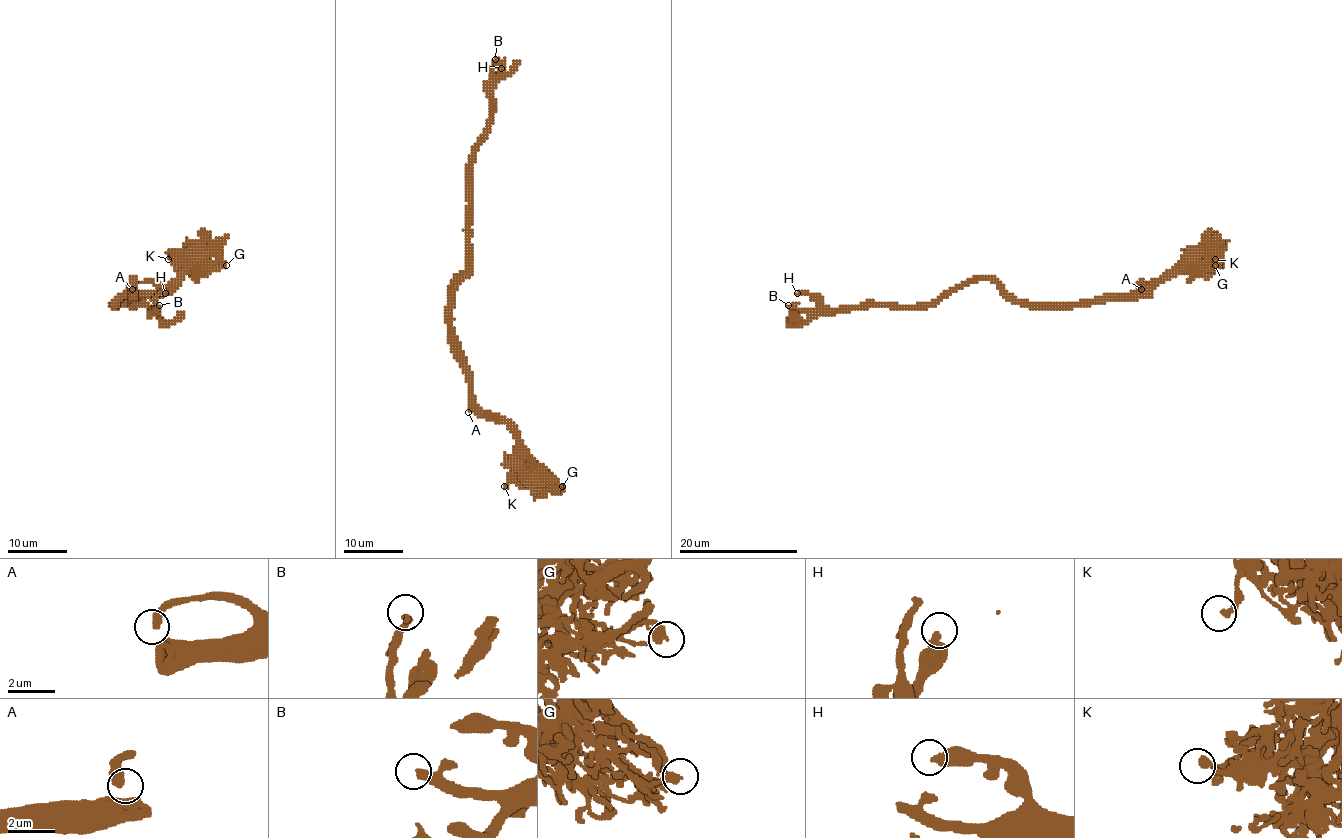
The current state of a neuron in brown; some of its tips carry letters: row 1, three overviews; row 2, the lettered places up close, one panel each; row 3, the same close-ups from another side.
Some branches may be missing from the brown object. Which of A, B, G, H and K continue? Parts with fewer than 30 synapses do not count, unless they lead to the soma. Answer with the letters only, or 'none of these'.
A

